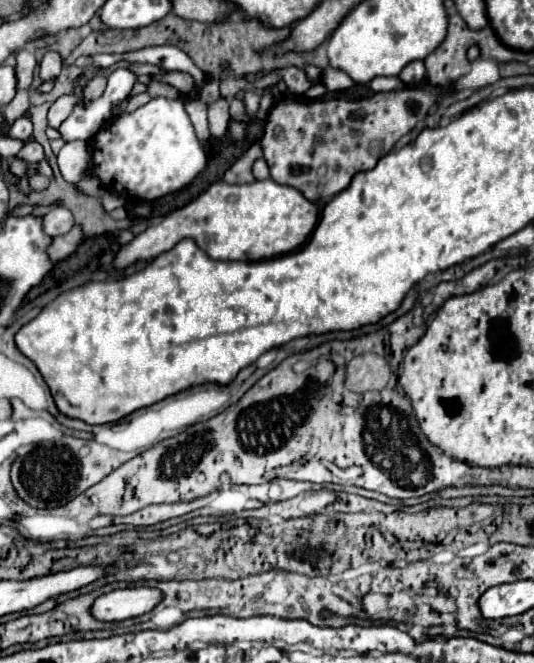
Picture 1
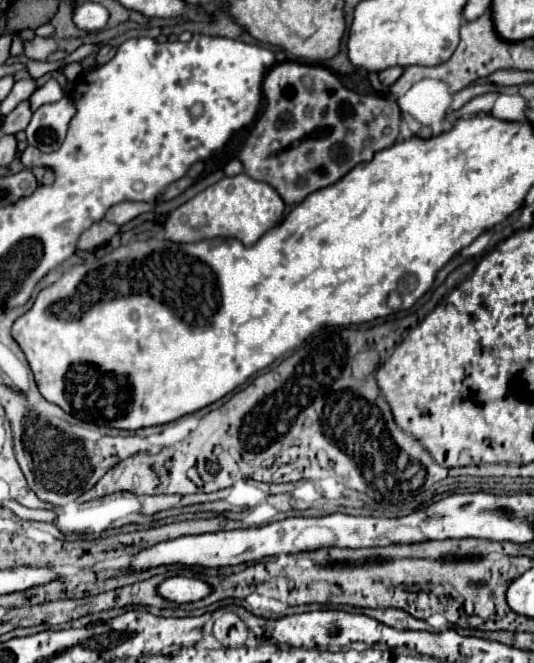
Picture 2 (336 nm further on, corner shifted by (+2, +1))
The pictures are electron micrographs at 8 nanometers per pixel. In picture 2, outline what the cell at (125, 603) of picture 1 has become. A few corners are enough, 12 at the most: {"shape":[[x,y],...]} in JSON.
{"shape":[[167,578],[157,586],[165,600],[183,604],[205,598],[203,580]]}

